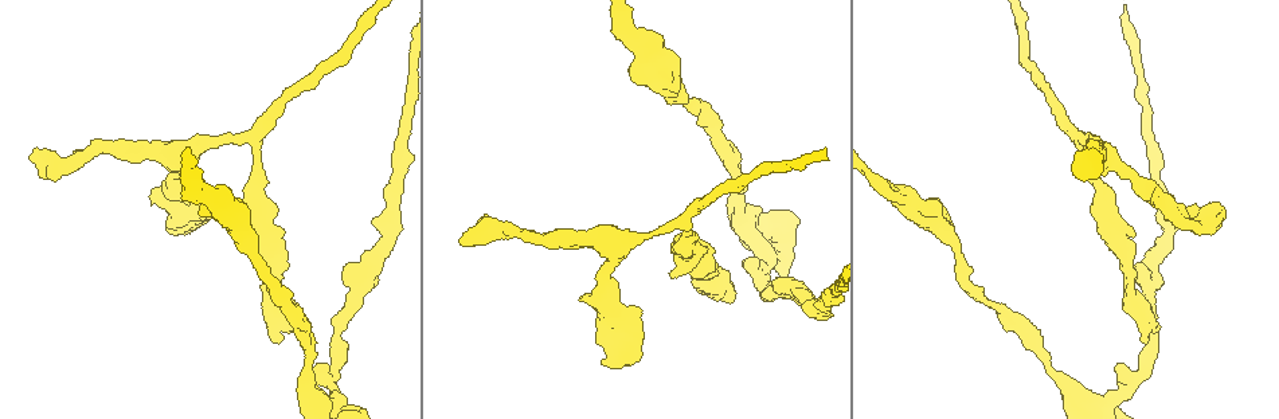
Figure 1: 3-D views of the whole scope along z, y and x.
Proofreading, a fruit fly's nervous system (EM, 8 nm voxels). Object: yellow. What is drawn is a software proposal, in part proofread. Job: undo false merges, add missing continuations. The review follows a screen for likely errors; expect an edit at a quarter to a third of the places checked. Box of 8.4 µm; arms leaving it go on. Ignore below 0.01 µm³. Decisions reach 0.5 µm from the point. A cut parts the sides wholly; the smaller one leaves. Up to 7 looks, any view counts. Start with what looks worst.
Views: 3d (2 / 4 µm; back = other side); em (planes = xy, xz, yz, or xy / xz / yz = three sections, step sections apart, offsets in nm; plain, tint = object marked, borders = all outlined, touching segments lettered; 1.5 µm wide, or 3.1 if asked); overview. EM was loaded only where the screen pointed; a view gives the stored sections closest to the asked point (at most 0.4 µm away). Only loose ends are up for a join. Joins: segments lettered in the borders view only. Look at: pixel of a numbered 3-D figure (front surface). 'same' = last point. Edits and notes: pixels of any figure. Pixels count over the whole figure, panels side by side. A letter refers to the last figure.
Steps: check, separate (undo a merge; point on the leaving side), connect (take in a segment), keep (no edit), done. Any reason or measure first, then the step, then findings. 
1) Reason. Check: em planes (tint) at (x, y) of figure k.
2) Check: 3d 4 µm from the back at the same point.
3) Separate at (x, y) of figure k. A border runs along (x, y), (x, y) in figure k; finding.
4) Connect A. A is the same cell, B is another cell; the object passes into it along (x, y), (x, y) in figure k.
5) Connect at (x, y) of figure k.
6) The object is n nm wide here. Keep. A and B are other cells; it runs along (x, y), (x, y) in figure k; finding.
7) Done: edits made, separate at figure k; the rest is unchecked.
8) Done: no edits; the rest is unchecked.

Free end. Check: em planes (borders) at (329, 367) of figure 1.

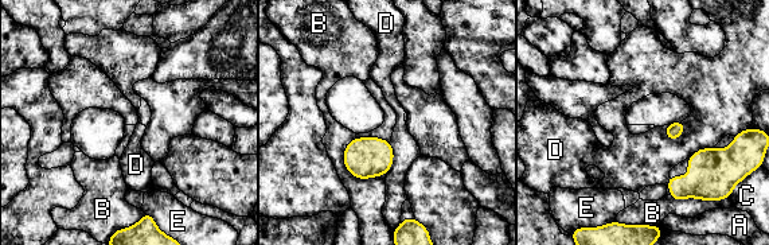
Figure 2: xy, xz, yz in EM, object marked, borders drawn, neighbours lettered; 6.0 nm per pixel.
Keep. A, B, C, D and E are other cells; none of them fits.

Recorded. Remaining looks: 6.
Thin neck. Check: em xy step 8 (tint) at (988, 302) of figure 1.

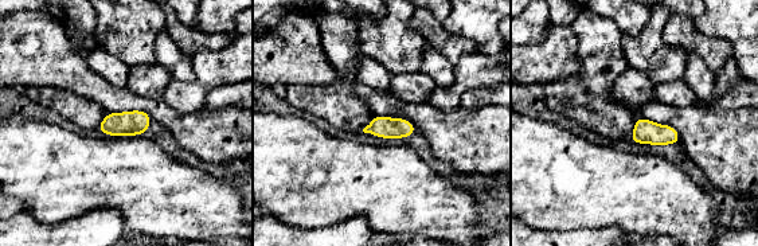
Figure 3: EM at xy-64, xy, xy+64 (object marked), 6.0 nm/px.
Another direction. Check: em planes (borders) at the same point.

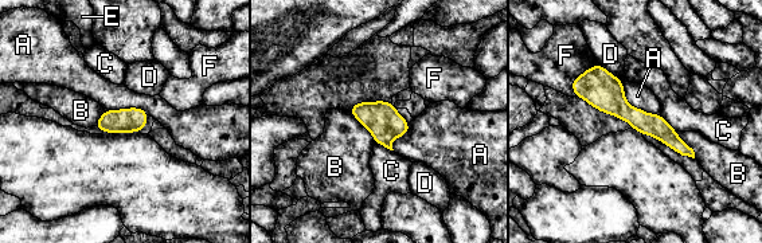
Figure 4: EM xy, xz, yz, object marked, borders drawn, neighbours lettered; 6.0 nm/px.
Keep. A, B, C, D, E and F are other cells; a border runs along (622, 82), (630, 105), (660, 114) in figure 4; continuous, no second cell.

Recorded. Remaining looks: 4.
Narrows sharply. Check: 3d 4 µm at (519, 233) of figure 1.

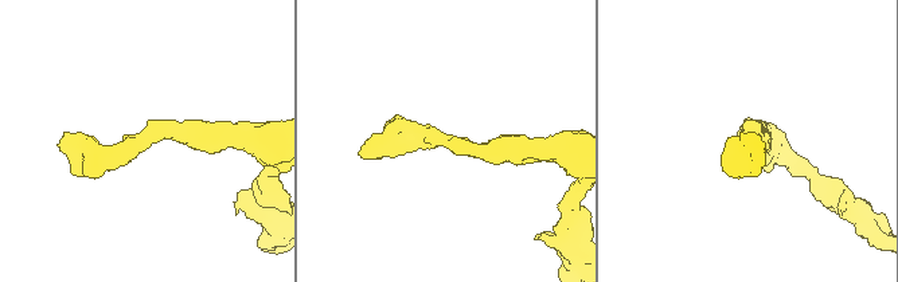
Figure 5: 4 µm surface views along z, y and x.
The arms are 320, 340 nm wide; need the tissue. Check: em planes (plain) at (443, 140) of figure 5.

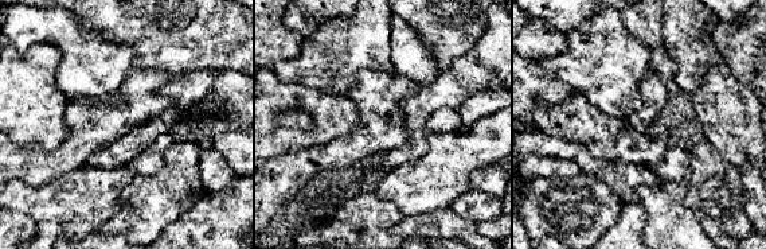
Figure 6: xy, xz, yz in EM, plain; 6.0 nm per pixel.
Check: em planes (borders) at the same point.

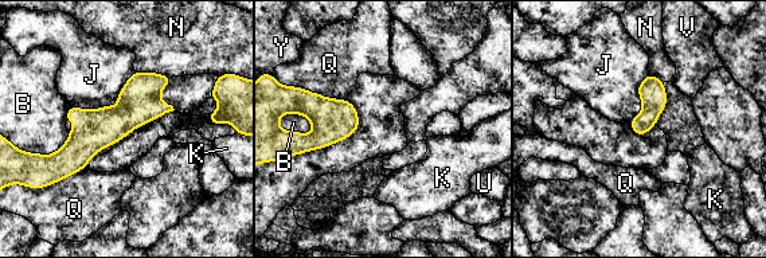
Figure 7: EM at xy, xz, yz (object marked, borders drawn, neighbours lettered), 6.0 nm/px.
Keep. B, J, K, N, Q, U, V and Y are other cells; it runs along (167, 79), (67, 160), (34, 157) in figure 7; all the same cell.

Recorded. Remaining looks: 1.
Done: no edits; the rest is unchecked.

